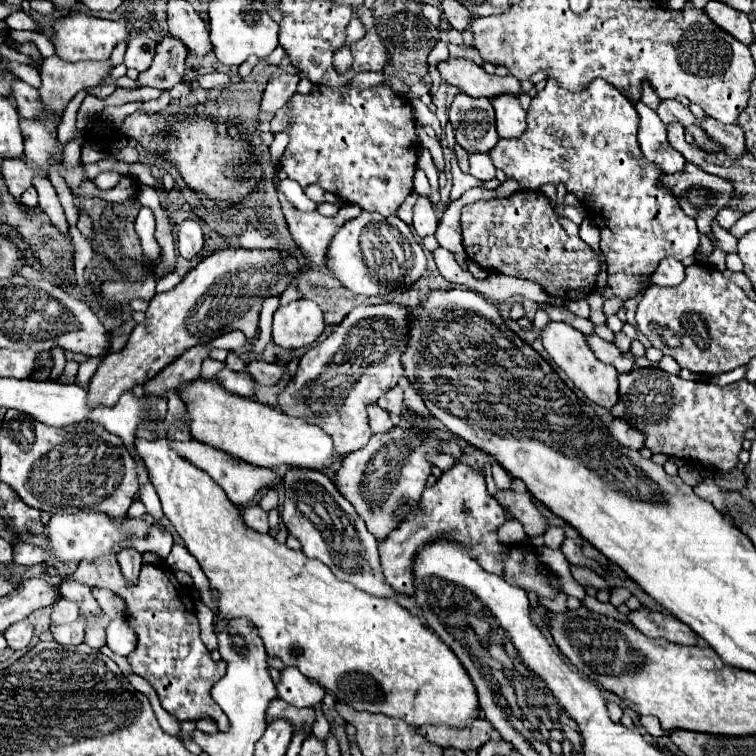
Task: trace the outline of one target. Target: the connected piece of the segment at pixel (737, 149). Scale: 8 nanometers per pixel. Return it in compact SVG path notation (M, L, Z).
M706 118L700 128L704 128L708 132L710 138L718 140L724 146L724 152L732 154L732 156L742 156L746 152L744 146L744 132L738 124L720 124L718 120Z

